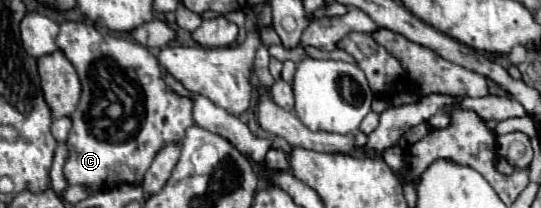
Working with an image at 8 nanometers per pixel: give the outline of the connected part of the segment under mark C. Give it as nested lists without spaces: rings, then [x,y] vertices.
[[[71,20],[63,22],[61,32],[57,36],[57,48],[75,66],[81,82],[81,100],[77,104],[77,110],[69,116],[69,158],[63,166],[63,176],[67,184],[79,184],[87,190],[99,190],[113,184],[139,184],[157,152],[165,144],[181,142],[185,130],[195,124],[191,98],[169,90],[169,86],[163,80],[159,62],[145,46],[99,32],[95,26]]]

